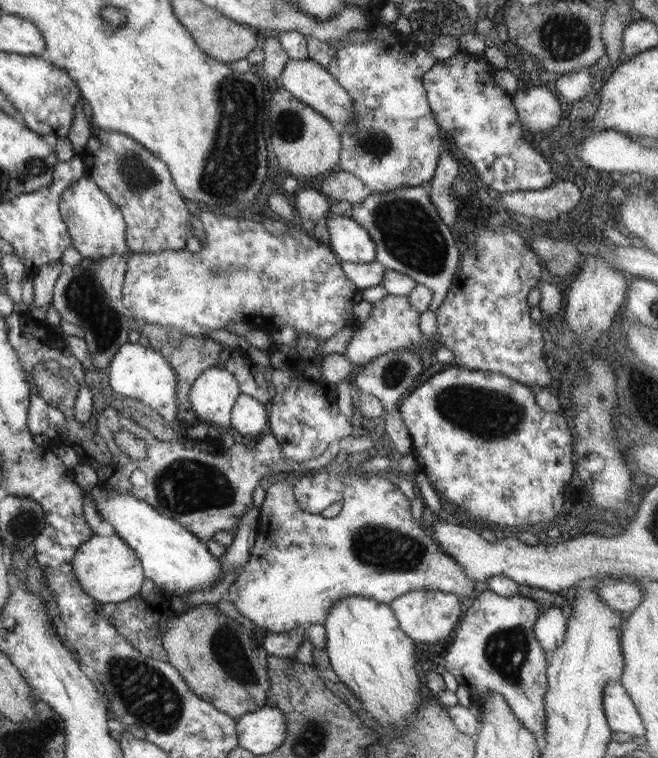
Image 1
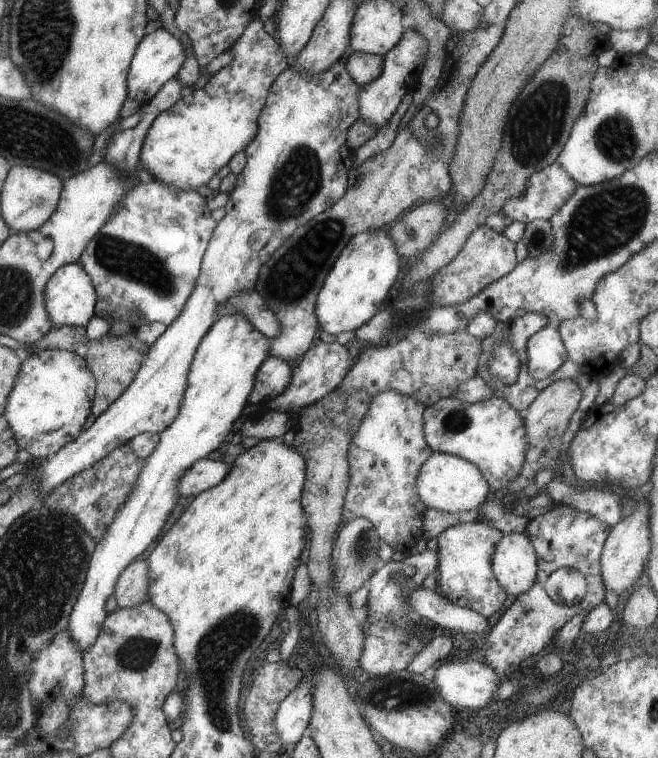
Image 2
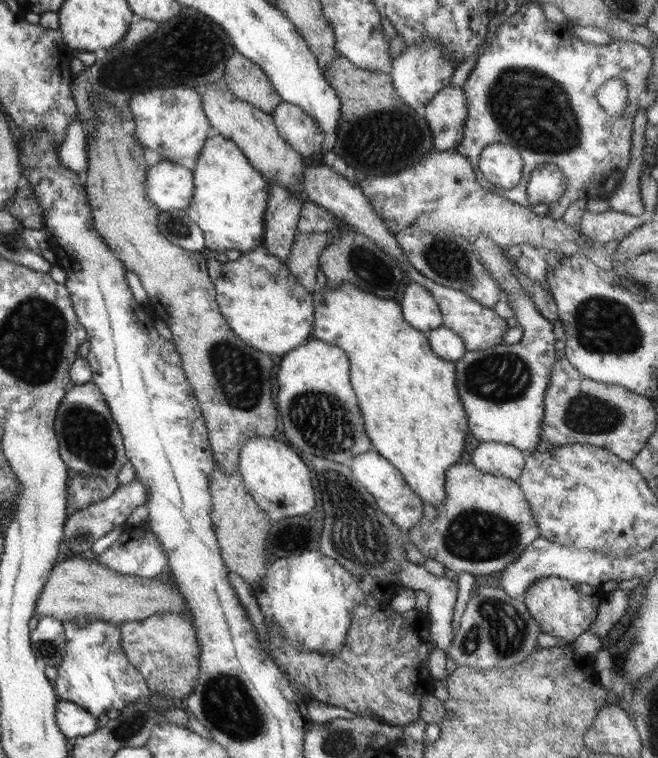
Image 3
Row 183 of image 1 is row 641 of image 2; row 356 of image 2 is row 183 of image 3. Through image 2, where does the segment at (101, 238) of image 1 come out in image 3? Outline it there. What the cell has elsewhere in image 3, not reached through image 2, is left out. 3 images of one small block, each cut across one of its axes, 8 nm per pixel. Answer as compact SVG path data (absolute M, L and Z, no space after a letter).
M216 133L210 134L200 150L193 179L193 195L185 211L204 232L205 248L223 253L227 250L247 253L263 244L263 214L269 182L234 142Z

